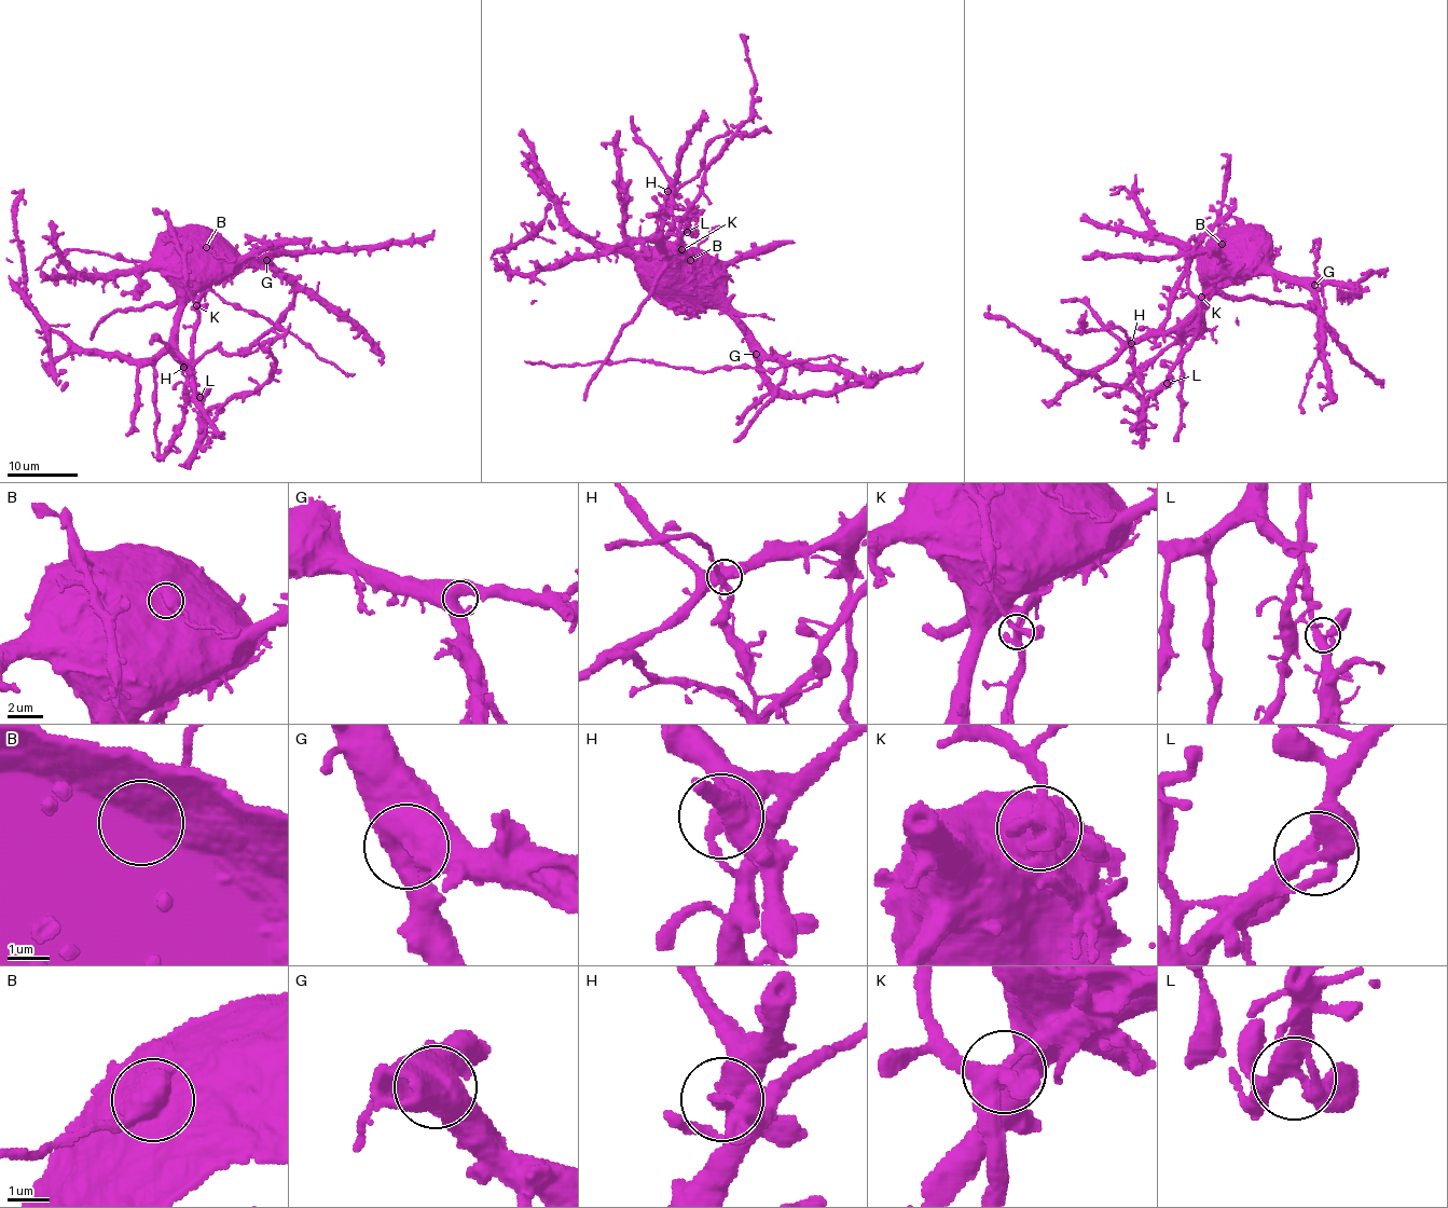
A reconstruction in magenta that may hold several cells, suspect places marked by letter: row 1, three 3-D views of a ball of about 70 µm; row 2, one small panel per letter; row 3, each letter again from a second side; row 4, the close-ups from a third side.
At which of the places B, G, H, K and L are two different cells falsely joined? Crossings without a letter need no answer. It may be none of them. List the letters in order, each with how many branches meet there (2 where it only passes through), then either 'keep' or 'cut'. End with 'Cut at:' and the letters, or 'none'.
B: 2 branches meet; cut
G: 2 branches meet; keep
H: 4 branches meet; cut
K: 4 branches meet; cut
L: 4 branches meet; keep
Cut at: B, H, K

